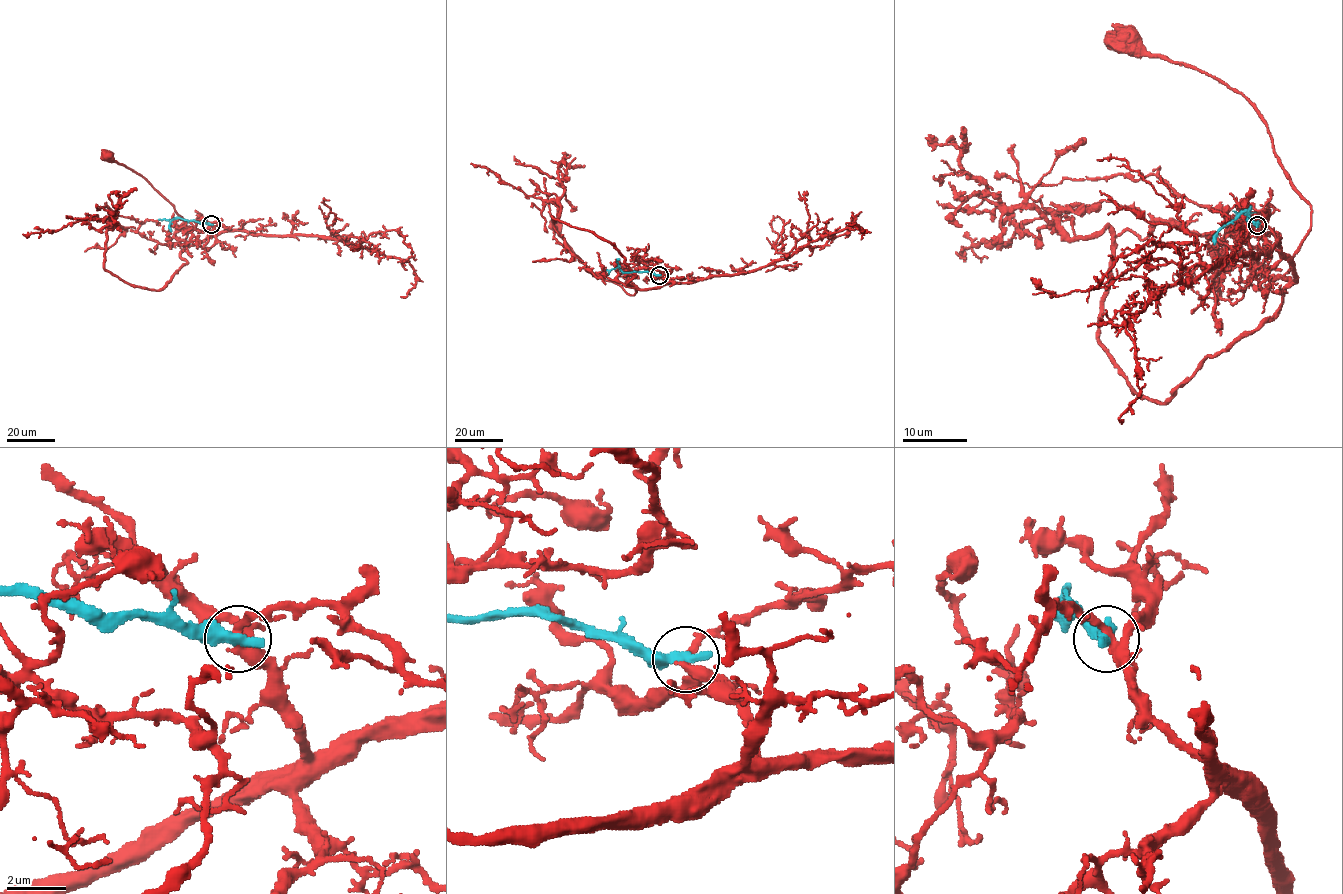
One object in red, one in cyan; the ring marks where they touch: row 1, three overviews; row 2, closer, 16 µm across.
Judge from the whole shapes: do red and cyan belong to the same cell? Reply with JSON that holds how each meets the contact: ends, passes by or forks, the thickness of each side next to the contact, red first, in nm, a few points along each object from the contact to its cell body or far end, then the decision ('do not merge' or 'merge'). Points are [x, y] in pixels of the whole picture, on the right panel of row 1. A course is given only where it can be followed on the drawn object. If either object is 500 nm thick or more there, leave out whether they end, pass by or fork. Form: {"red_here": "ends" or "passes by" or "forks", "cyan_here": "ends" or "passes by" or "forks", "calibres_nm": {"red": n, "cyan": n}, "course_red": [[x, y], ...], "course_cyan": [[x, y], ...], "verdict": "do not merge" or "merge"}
{"calibres_nm": {"red": 240, "cyan": 500}, "course_red": [[1258, 225], [1293, 283], [1284, 276], [1311, 205], [1274, 154], [1267, 124], [1214, 77], [1126, 40]], "course_cyan": [[1258, 225], [1248, 220], [1250, 209], [1243, 209], [1235, 217], [1240, 210], [1245, 212], [1242, 212]], "verdict": "do not merge"}

